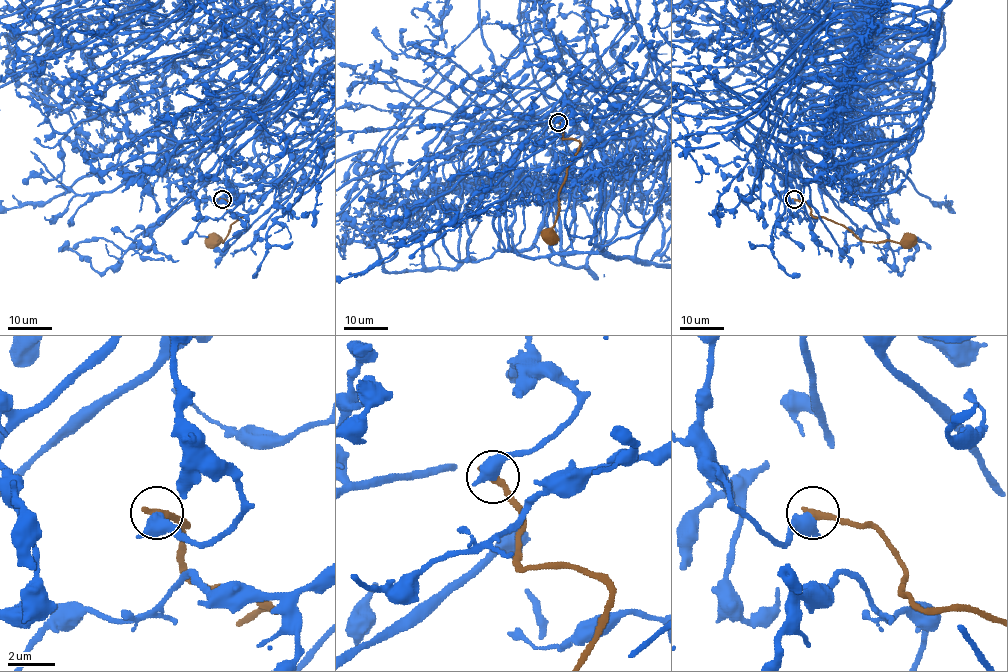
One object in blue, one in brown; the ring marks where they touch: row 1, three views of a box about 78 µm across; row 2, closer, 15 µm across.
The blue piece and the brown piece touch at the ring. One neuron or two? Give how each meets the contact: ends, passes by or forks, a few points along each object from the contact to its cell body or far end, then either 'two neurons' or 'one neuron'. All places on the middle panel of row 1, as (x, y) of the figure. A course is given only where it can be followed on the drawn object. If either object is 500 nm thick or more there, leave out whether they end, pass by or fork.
blue passes by | brown ends | brown via (557, 122), (563, 129), (563, 139), (575, 139), (579, 143), (558, 193), (558, 211), (552, 236) | two neurons

